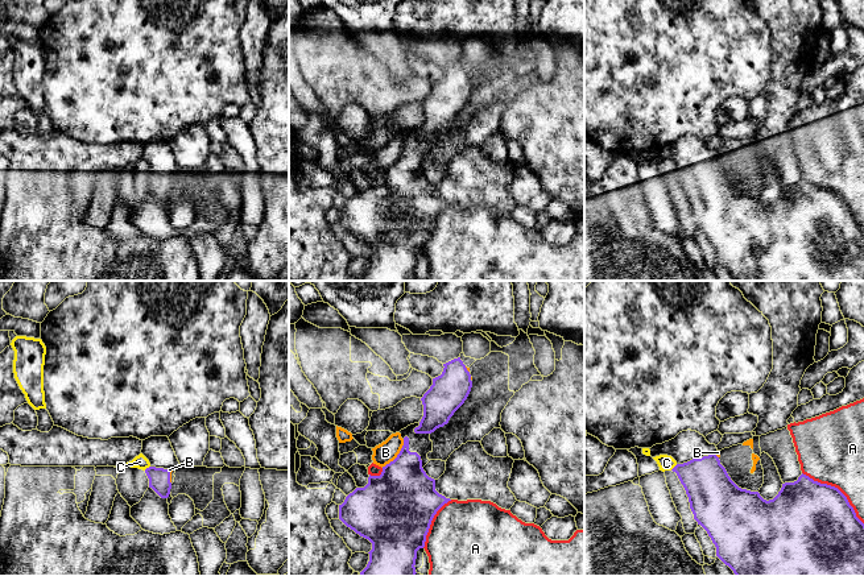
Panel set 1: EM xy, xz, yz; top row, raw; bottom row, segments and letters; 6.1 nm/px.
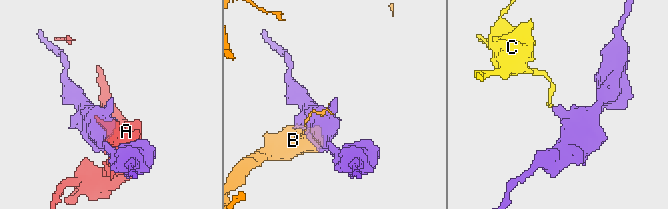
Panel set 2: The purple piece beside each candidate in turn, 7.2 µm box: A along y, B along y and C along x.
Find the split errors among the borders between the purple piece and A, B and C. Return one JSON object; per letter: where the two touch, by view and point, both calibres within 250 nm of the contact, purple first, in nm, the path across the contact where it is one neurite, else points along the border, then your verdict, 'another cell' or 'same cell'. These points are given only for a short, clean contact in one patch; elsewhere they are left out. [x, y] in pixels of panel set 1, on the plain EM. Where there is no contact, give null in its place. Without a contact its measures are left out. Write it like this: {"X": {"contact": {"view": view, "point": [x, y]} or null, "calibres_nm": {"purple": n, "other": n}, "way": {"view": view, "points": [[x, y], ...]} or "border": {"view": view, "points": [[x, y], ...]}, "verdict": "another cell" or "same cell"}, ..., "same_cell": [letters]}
{"A": {"contact": {"view": "yz", "point": [838, 194]}, "calibres_nm": {"purple": 480, "other": 400}, "verdict": "another cell"}, "B": {"contact": {"view": "xz", "point": [397, 160]}, "calibres_nm": {"purple": 380, "other": 130}, "verdict": "another cell"}, "C": {"contact": {"view": "yz", "point": [674, 172]}, "calibres_nm": {"purple": 280, "other": 100}, "border": {"view": "yz", "points": [[677, 169], [670, 174]]}, "verdict": "another cell"}, "same_cell": []}

